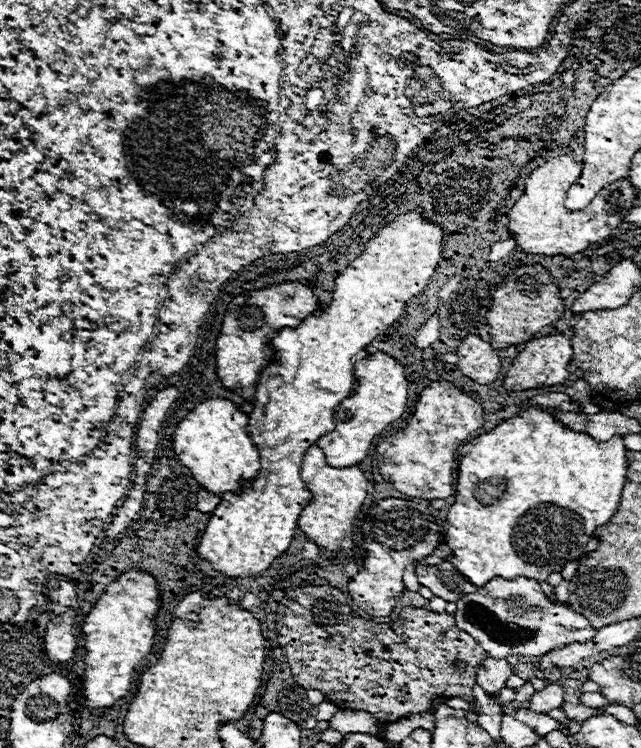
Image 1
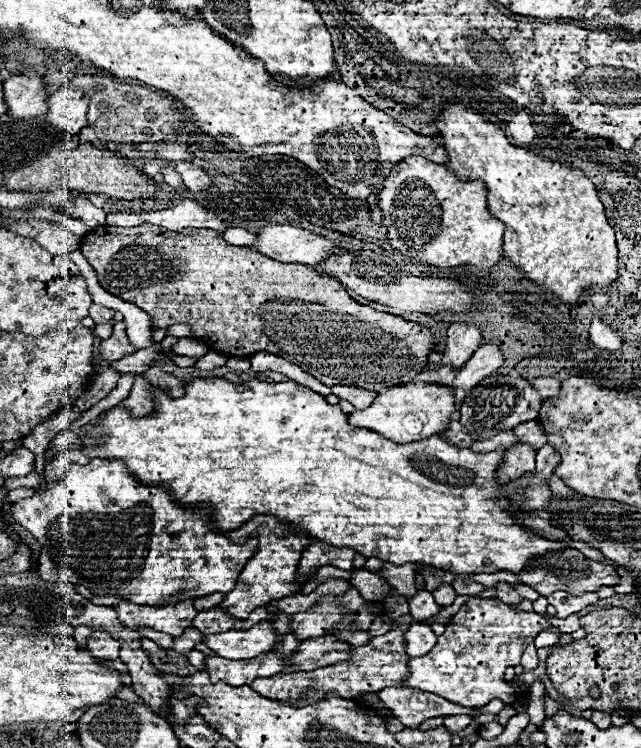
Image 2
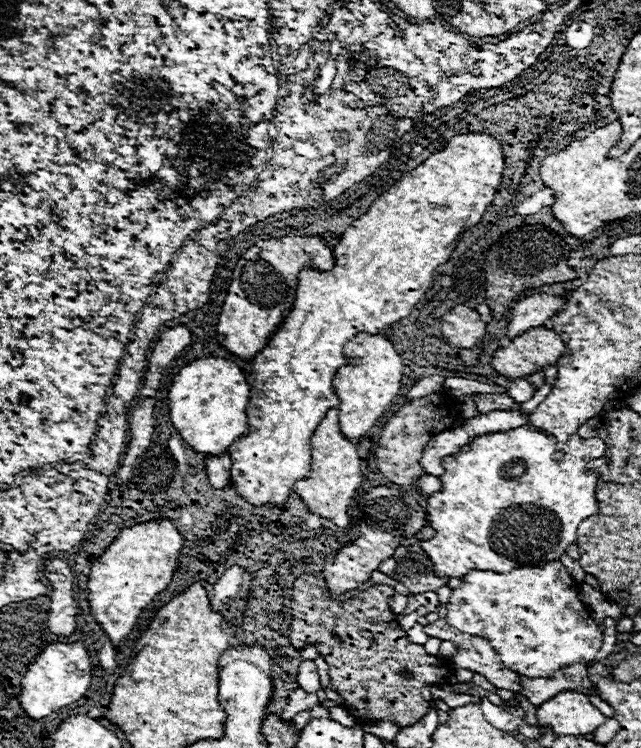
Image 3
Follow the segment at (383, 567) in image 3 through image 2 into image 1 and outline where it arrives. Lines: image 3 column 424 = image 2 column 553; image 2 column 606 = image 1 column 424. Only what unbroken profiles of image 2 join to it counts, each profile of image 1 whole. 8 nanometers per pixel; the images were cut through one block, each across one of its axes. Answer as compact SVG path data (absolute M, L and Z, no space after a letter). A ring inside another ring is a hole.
M442 562L438 566L416 564L416 574L422 586L430 588L434 596L444 598L446 602L456 602L460 596L472 594L478 590L450 562Z

